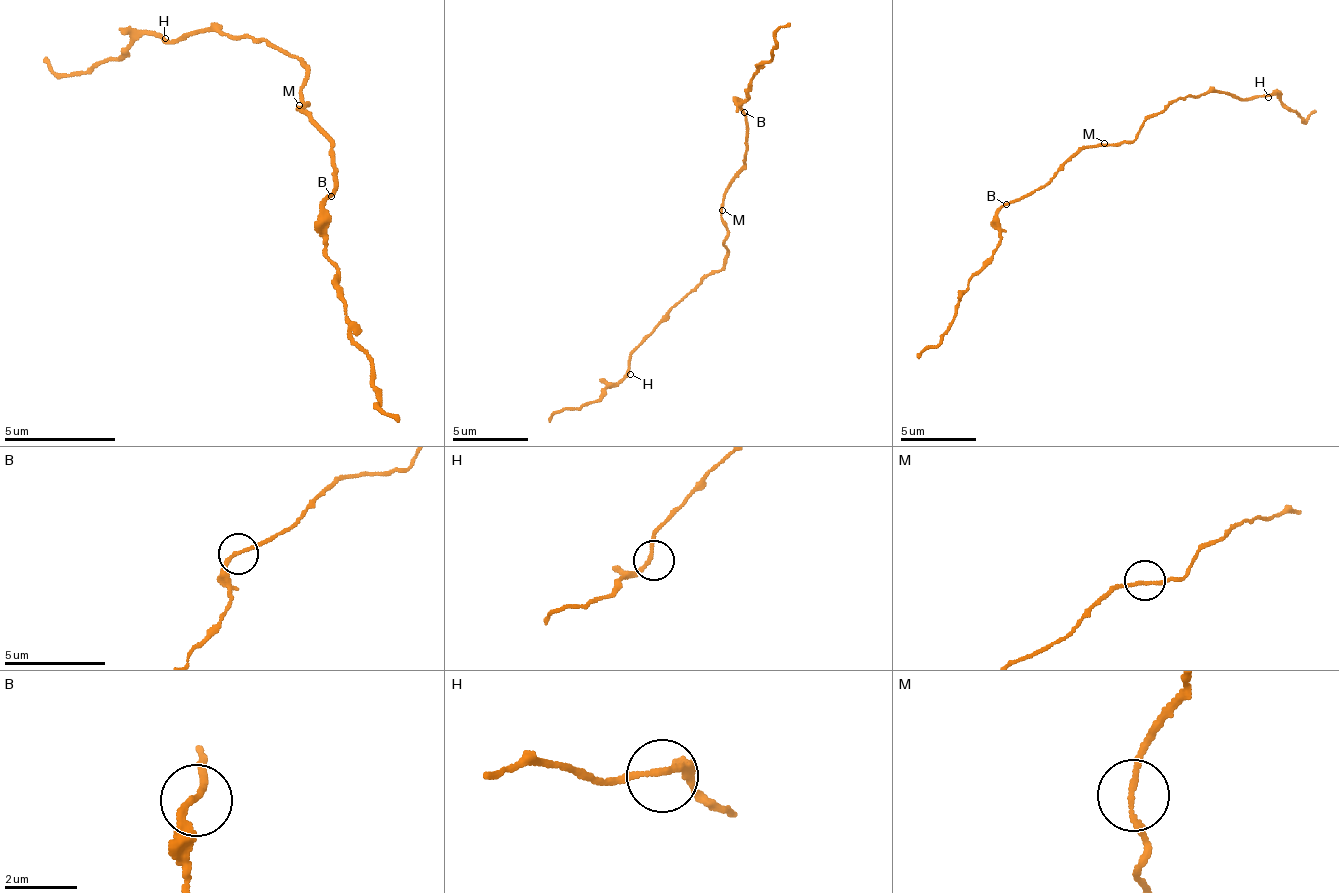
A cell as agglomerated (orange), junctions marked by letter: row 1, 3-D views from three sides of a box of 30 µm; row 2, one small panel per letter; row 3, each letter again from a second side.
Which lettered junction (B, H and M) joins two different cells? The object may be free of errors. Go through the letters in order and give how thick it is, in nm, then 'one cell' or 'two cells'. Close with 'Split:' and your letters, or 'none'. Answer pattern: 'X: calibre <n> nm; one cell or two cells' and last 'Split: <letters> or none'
B: calibre 170 nm; two cells
H: calibre 170 nm; one cell
M: calibre 160 nm; one cell
Split: B

